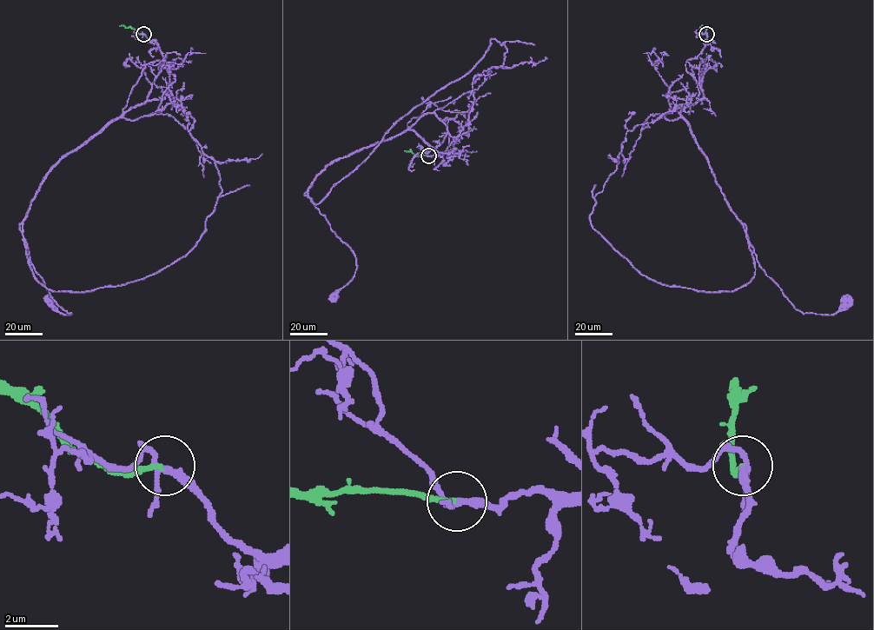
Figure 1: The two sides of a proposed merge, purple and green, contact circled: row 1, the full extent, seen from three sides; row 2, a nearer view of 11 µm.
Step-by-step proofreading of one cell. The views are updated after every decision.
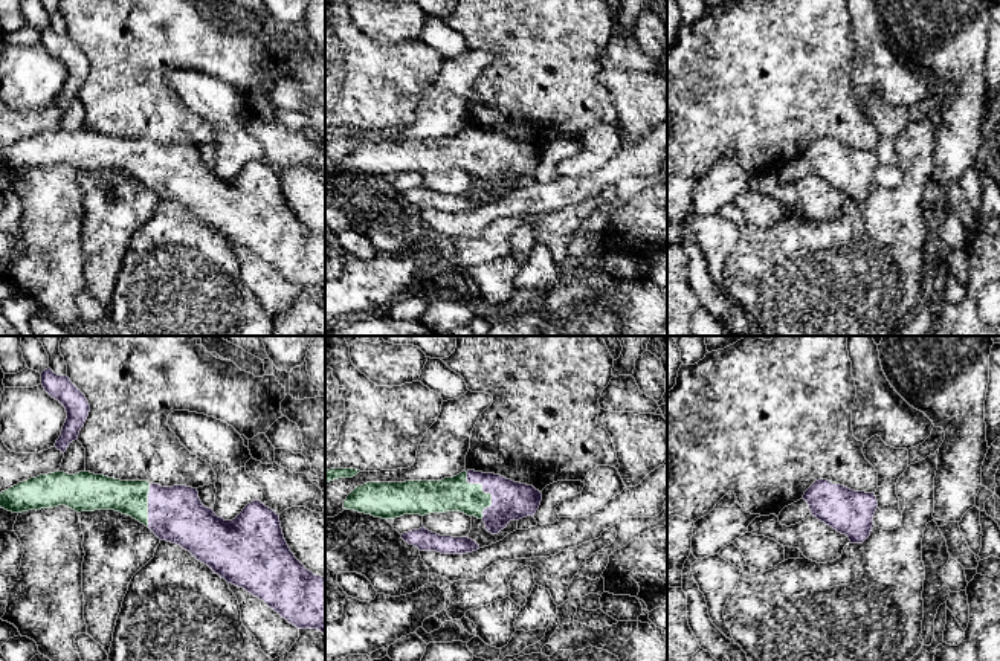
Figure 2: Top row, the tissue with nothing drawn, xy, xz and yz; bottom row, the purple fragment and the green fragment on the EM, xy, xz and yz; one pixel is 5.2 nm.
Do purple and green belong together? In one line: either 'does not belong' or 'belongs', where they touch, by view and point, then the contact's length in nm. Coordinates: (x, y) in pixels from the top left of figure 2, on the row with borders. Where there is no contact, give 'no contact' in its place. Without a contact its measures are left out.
belongs; contact xz (484, 492); length 260 nm

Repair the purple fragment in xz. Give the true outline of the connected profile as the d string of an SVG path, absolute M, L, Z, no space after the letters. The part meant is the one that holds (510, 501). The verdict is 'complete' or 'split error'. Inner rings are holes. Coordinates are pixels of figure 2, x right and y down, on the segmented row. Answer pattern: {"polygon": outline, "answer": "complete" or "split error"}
{"polygon": "M464 470L441 481L366 482L356 487L344 501L344 508L382 519L395 519L403 514L431 514L461 511L485 524L485 530L498 534L510 521L534 516L542 493L533 485L515 482L501 475Z", "answer": "split error"}

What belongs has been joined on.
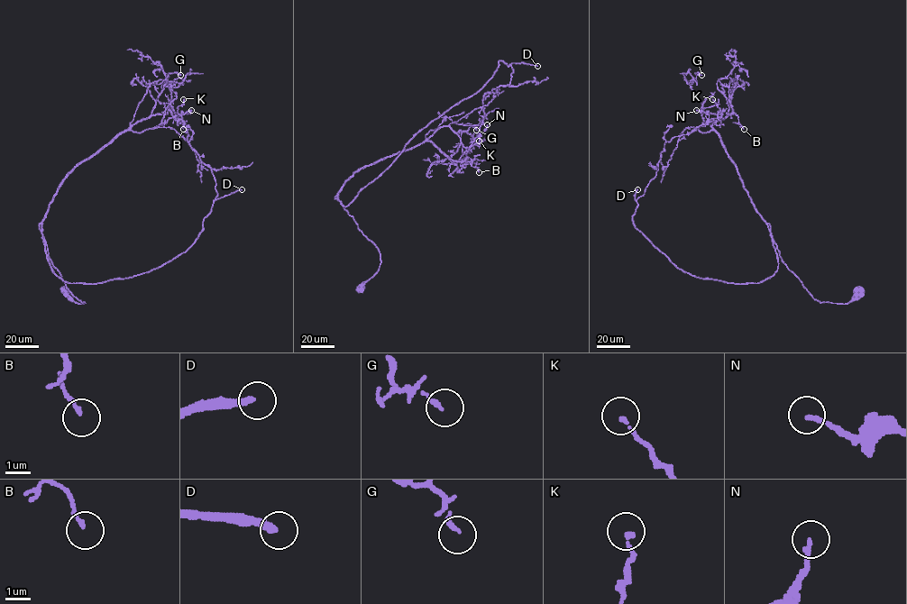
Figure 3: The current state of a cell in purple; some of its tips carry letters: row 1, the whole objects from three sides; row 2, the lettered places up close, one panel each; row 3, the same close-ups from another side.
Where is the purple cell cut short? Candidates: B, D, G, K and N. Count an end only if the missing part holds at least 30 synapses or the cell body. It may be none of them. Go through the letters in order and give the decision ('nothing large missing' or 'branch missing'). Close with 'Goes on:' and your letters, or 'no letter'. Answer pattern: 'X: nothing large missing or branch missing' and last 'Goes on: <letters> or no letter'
B: nothing large missing
D: branch missing
G: nothing large missing
K: nothing large missing
N: nothing large missing
Goes on: D

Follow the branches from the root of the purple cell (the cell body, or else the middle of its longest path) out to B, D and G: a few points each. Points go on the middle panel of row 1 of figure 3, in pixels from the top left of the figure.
B: (360, 288), (380, 260), (338, 199), (356, 170), (429, 141), (479, 172)
D: (360, 288), (378, 270), (380, 252), (339, 200), (347, 205), (417, 132), (477, 93), (499, 61), (537, 66)
G: (360, 288), (378, 270), (380, 252), (338, 199), (344, 183), (356, 170), (422, 143), (446, 117), (476, 130)

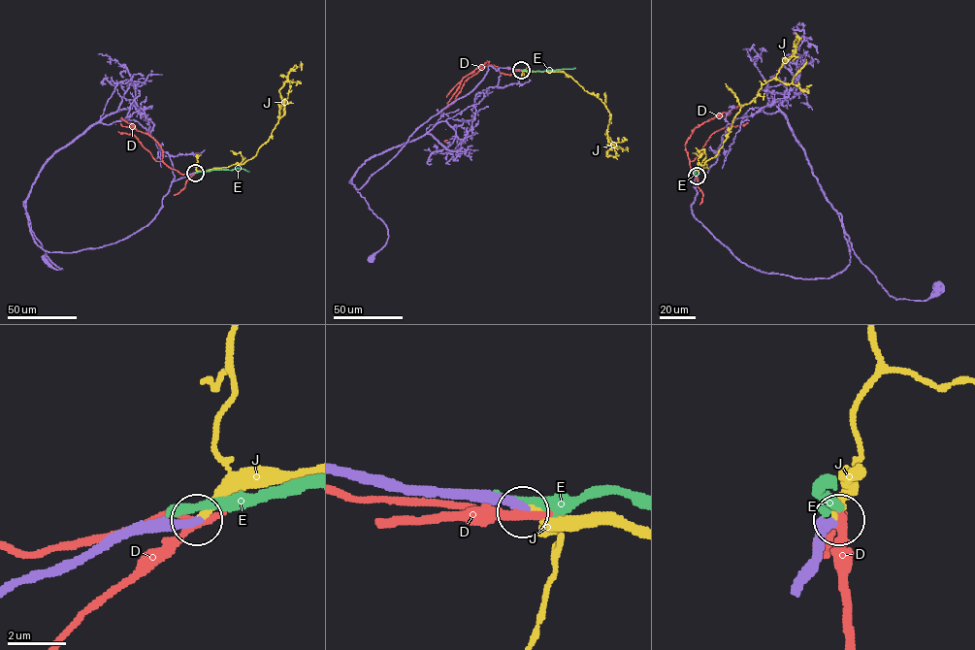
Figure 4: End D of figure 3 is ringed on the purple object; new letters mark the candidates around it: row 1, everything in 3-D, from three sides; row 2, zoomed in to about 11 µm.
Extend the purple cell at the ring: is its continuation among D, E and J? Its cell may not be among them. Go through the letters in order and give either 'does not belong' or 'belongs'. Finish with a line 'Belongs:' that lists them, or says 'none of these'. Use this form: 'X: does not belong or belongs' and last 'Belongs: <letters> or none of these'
D: does not belong
E: does not belong
J: belongs
Belongs: J

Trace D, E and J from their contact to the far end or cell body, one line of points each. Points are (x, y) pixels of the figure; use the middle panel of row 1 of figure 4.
D: (520, 70), (486, 65), (465, 81), (454, 101), (441, 113), (444, 141)
E: (519, 69), (543, 71), (575, 68)
J: (521, 70), (561, 71), (570, 77), (606, 107), (610, 117), (605, 134), (613, 146), (627, 150), (626, 146)

